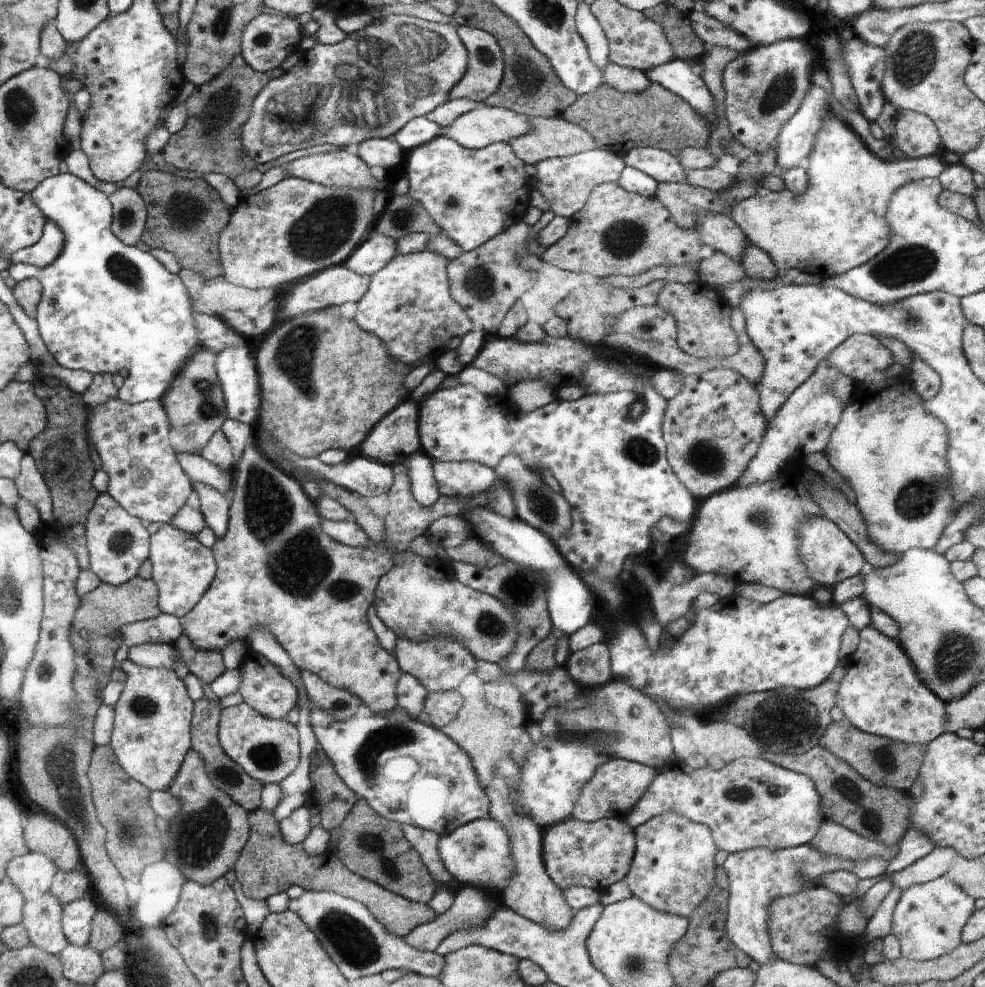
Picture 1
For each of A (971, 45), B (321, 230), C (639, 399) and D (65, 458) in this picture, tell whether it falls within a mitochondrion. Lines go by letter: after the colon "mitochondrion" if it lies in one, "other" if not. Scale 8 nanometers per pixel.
A: other
B: mitochondrion
C: other
D: mitochondrion

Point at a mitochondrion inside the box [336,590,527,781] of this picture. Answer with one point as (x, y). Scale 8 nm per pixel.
(489, 624)

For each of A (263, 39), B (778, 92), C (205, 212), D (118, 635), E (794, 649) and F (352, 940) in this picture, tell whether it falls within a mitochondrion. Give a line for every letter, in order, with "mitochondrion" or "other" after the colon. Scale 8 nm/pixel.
A: mitochondrion
B: mitochondrion
C: mitochondrion
D: other
E: other
F: mitochondrion

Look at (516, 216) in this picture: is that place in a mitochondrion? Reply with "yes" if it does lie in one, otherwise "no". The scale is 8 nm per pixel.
no

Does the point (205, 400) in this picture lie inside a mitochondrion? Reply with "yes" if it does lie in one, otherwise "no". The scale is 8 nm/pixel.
yes

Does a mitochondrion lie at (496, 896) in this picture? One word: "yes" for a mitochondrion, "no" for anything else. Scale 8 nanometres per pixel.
no

